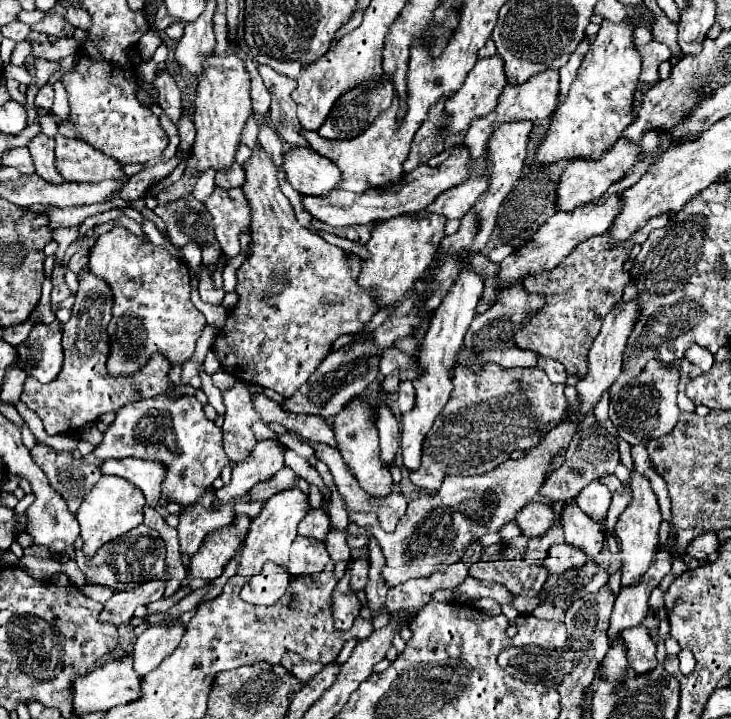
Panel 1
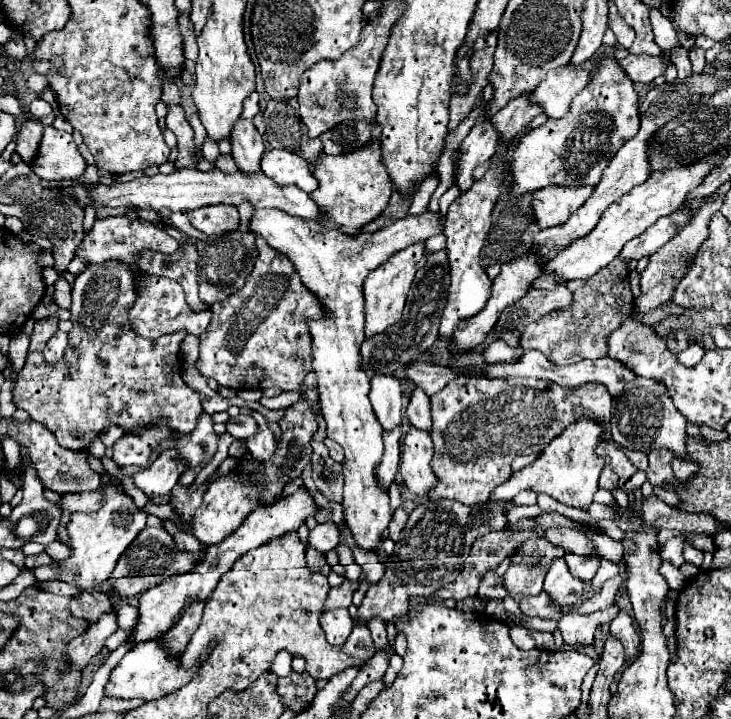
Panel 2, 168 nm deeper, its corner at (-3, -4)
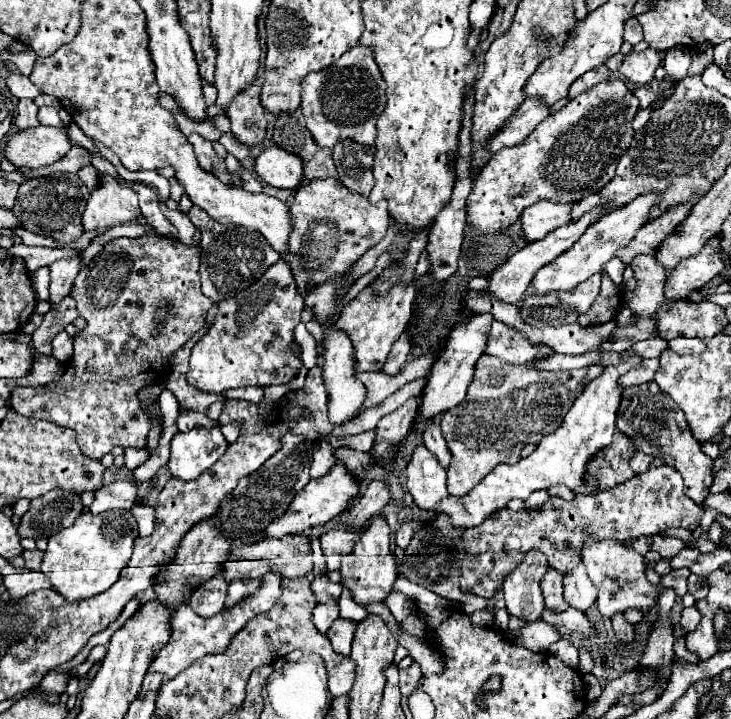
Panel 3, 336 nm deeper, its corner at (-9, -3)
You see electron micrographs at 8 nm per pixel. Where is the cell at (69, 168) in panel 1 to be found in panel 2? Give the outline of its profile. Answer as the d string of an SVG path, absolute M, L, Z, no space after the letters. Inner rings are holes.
M45 127L31 169L41 179L77 179L83 175L87 161L79 155L73 137L55 127Z

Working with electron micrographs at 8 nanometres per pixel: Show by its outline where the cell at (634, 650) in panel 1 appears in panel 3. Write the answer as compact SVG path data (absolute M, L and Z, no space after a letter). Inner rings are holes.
M615 614L611 620L613 620L613 630L615 630L615 634L617 634L617 640L619 640L621 644L631 644L631 642L635 642L635 628L633 628L633 624L629 624L629 622L623 618L623 614Z

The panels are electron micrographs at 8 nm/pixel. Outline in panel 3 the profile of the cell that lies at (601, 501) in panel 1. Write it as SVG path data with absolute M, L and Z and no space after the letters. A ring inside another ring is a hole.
M631 358L619 366L607 366L599 378L595 378L593 382L589 382L585 386L583 394L573 402L573 406L565 414L563 424L553 434L547 434L531 456L521 458L513 466L499 464L467 496L463 496L463 498L449 496L435 508L435 512L447 514L451 518L453 526L473 528L473 526L479 526L491 512L505 508L509 500L513 500L513 498L527 500L533 490L551 488L557 484L563 484L571 490L583 486L589 460L593 460L593 456L597 456L597 452L601 452L601 448L605 448L613 442L613 434L617 430L615 414L617 414L617 408L621 402L621 388L617 386L617 378L621 374L637 368L639 364L641 364L641 358Z

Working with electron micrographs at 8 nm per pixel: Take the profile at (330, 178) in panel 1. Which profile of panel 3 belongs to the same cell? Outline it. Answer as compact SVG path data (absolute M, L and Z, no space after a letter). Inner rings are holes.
M271 146L265 148L255 160L255 172L263 182L275 188L297 188L303 182L303 160L291 152Z

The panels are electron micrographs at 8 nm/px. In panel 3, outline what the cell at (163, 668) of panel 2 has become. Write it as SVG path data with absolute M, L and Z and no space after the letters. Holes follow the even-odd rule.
M269 572L263 576L263 586L251 594L249 598L245 598L243 602L239 602L237 606L233 606L233 610L229 612L219 612L217 616L211 618L201 618L197 616L187 604L181 604L181 608L177 608L177 612L173 614L173 634L171 640L157 652L157 656L153 658L149 672L161 672L167 680L171 680L173 676L177 676L179 672L183 672L185 668L189 668L195 660L199 660L201 656L207 654L217 654L223 652L229 646L229 640L257 614L267 612L275 600L281 596L281 574Z

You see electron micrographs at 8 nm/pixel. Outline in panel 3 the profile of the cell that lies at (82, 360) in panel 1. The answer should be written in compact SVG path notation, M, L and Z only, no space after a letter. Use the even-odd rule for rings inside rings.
M143 236L143 238L117 238L117 240L111 240L105 244L105 248L77 274L75 278L75 284L73 284L73 290L71 290L71 296L75 298L77 302L77 310L79 310L79 316L87 320L87 326L75 336L75 352L73 352L73 358L67 362L63 374L59 380L51 382L51 384L45 384L45 386L37 386L37 388L13 388L11 392L11 406L21 414L21 416L27 416L27 418L41 418L41 420L51 420L59 426L65 426L65 428L73 428L75 434L77 434L77 444L81 448L81 452L89 458L95 458L95 460L101 460L105 454L111 452L113 446L133 446L133 448L147 448L147 434L151 432L153 424L159 424L163 426L163 414L159 410L159 402L155 400L151 406L143 406L141 400L139 400L139 392L151 384L157 384L157 382L165 382L167 374L171 372L169 370L169 364L171 364L171 358L173 354L183 348L183 344L205 324L205 318L207 318L207 312L215 306L213 300L209 300L203 292L201 292L201 284L199 284L199 254L201 254L201 248L199 246L185 246L183 242L175 240L175 238L165 238L165 236ZM169 302L171 304L171 314L169 314L169 320L165 322L165 328L157 328L155 326L155 316L157 316L157 308L161 304Z

